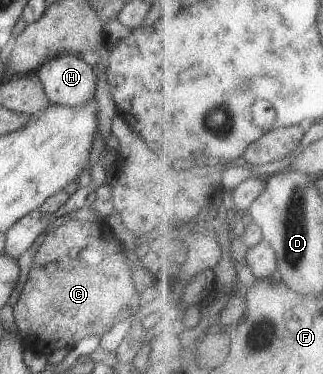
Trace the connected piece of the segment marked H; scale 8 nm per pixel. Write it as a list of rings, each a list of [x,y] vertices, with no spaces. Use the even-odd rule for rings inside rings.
[[[73,54],[59,55],[34,73],[50,104],[75,108],[93,100],[97,84],[94,62]]]

